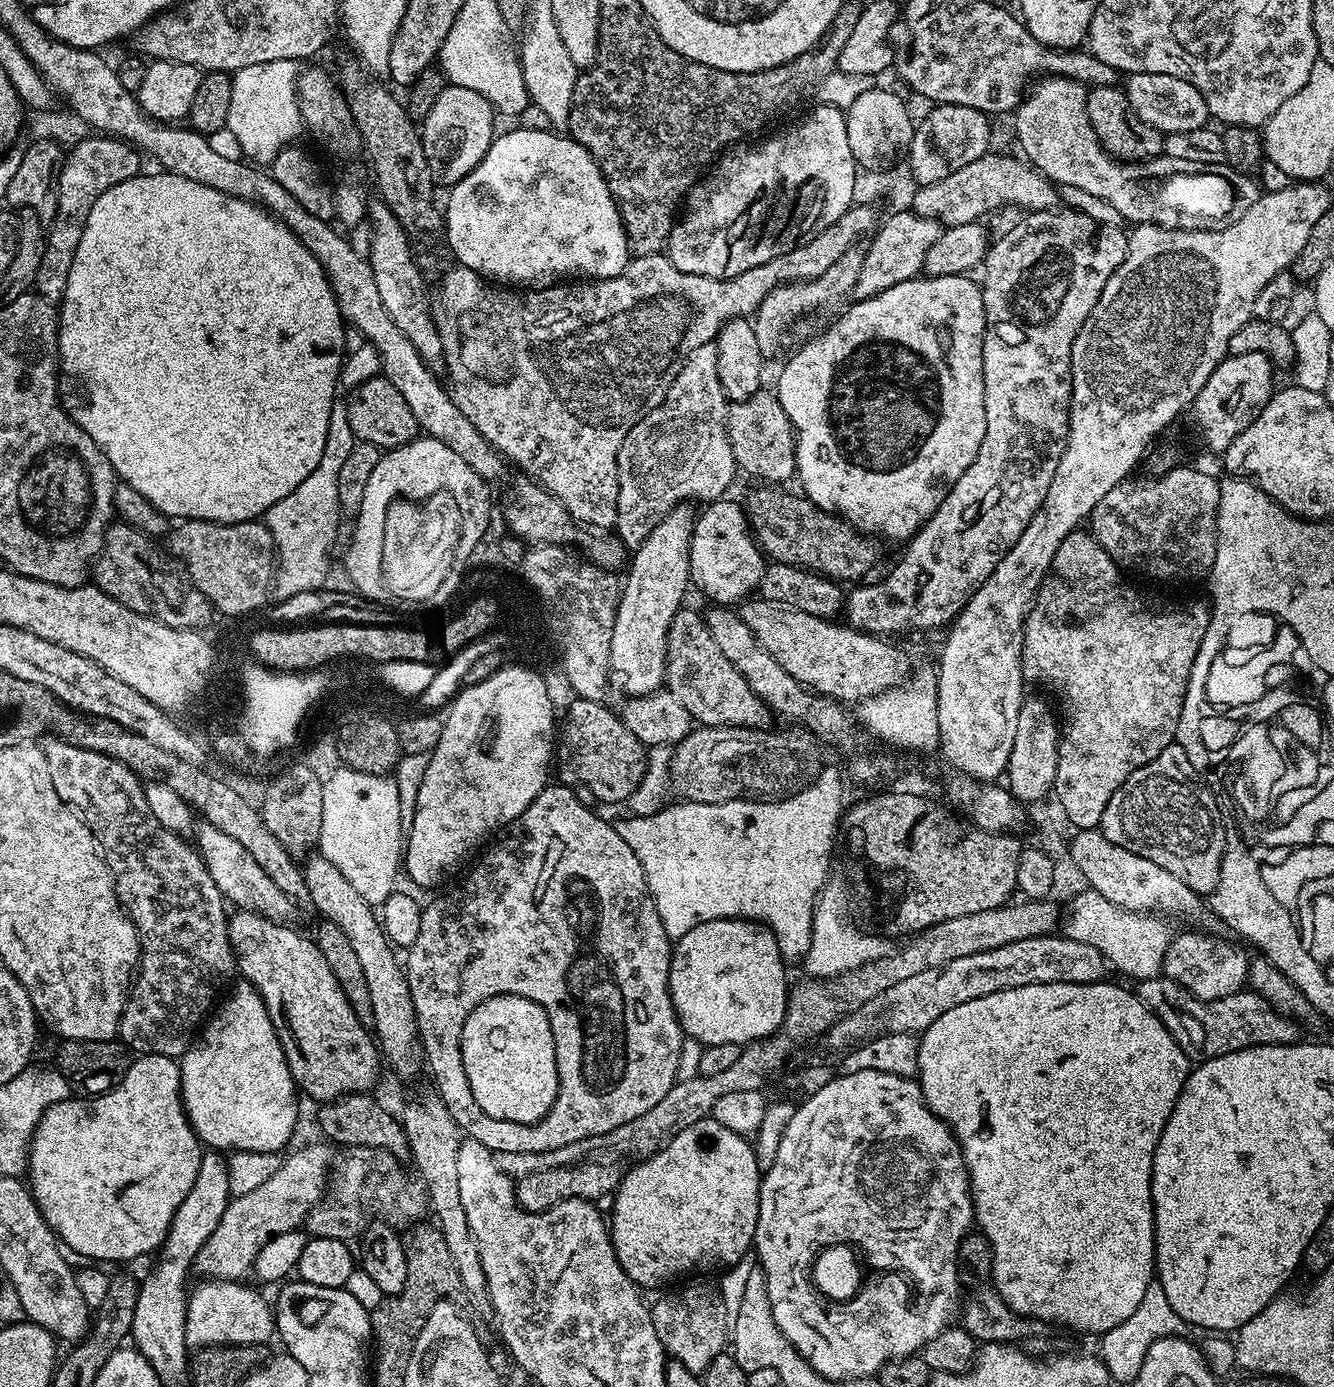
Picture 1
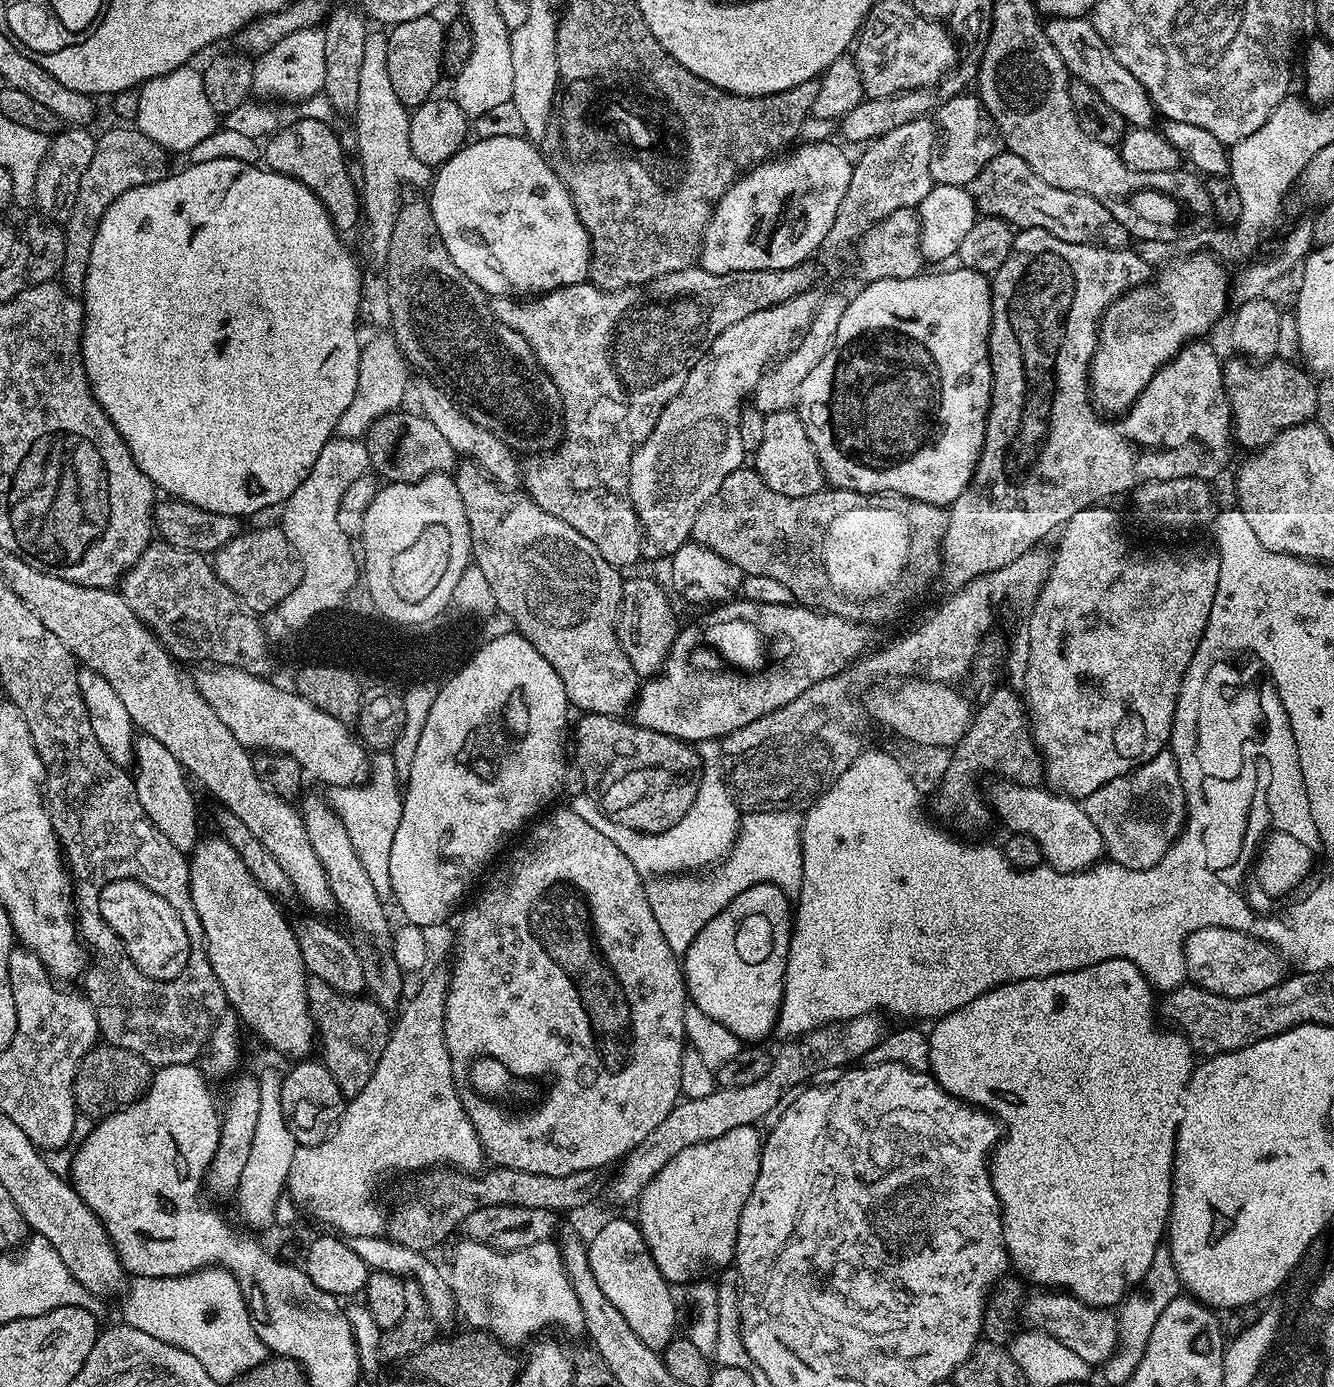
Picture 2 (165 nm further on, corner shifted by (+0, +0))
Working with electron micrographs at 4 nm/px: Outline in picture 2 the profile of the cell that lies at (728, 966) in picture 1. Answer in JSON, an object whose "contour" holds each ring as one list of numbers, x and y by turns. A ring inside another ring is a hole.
{"contour":[[759,884,758,886,750,886,750,890,742,890,742,894,738,894,738,898,731,900,717,916,710,918,710,922,706,922,706,926,702,926,702,930,696,935,692,945,682,953,684,987,688,989,688,999,691,1007,702,1010,702,1014,706,1014,706,1018,710,1018,714,1022,726,1026,726,1030,730,1030,730,1034,734,1034,742,1042,760,1042,763,1036,773,1035,776,1027,776,1019,782,1006,784,971,788,965,788,951,790,950,790,942,792,941,793,927,794,908,790,903,790,897,781,888,773,884]]}

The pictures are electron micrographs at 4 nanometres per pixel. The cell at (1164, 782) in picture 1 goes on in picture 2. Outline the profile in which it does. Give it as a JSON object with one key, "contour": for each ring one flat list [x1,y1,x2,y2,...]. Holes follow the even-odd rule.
{"contour":[[1171,751,1159,752,1140,767,1132,769,1127,776,1119,776,1106,782,1094,794,1083,801,1086,814,1094,826,1098,826,1098,834,1102,834,1102,842,1107,859,1123,868,1149,868,1167,854,1169,846,1186,827,1188,803,1184,797,1184,781,1180,779,1180,765]]}

